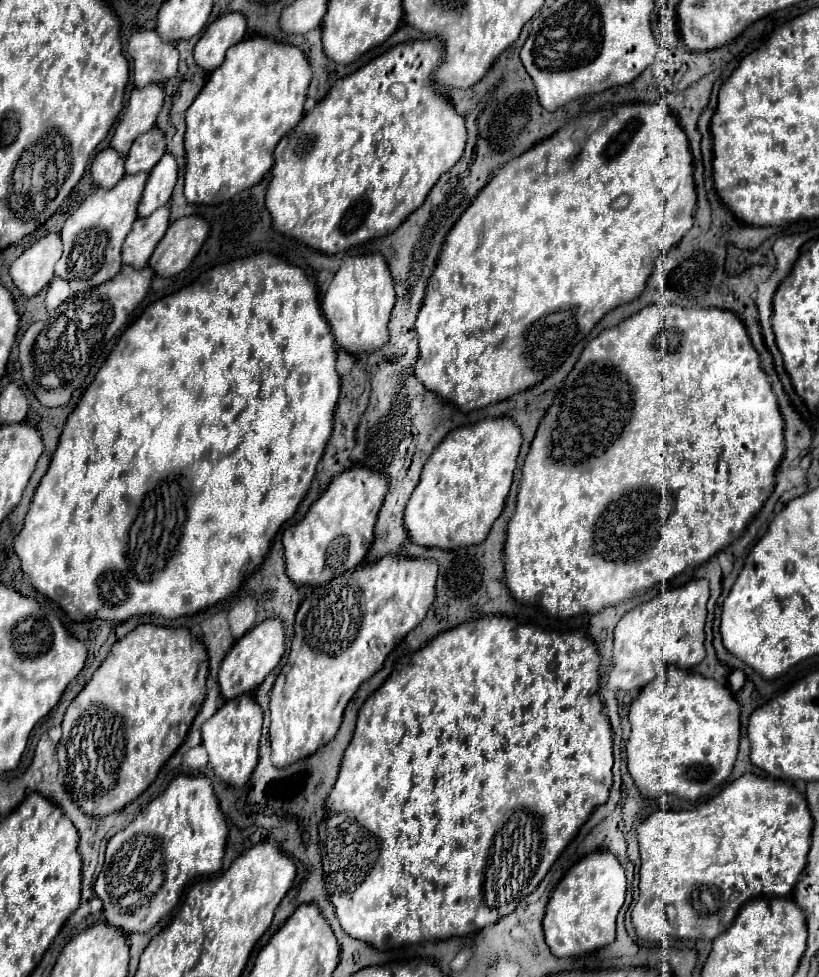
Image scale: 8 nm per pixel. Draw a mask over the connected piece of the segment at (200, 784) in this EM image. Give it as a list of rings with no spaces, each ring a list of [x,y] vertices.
[[[182,774],[174,778],[168,784],[168,788],[134,818],[134,822],[130,822],[124,830],[114,834],[108,842],[106,860],[94,884],[96,894],[104,900],[106,922],[126,934],[148,932],[150,928],[154,928],[166,914],[174,910],[190,878],[198,874],[214,874],[222,868],[226,836],[228,826],[214,796],[210,780],[202,774],[198,776]]]

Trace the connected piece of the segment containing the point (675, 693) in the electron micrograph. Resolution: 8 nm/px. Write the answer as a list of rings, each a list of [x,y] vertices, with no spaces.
[[[668,666],[664,676],[646,684],[630,706],[632,732],[626,742],[628,772],[644,798],[674,794],[696,802],[720,786],[732,772],[740,740],[740,706],[726,684]]]

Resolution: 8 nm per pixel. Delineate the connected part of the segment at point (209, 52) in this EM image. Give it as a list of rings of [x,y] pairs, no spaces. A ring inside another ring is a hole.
[[[230,12],[214,20],[194,48],[194,60],[204,72],[216,70],[224,62],[226,50],[238,44],[246,36],[246,18],[244,14]]]

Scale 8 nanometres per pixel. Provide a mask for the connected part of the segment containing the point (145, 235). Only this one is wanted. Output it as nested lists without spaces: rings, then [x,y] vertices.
[[[168,204],[152,212],[148,218],[138,218],[136,224],[132,226],[132,232],[128,234],[124,248],[122,248],[122,262],[132,268],[144,268],[162,240],[166,228],[170,226],[168,222],[170,208]]]

